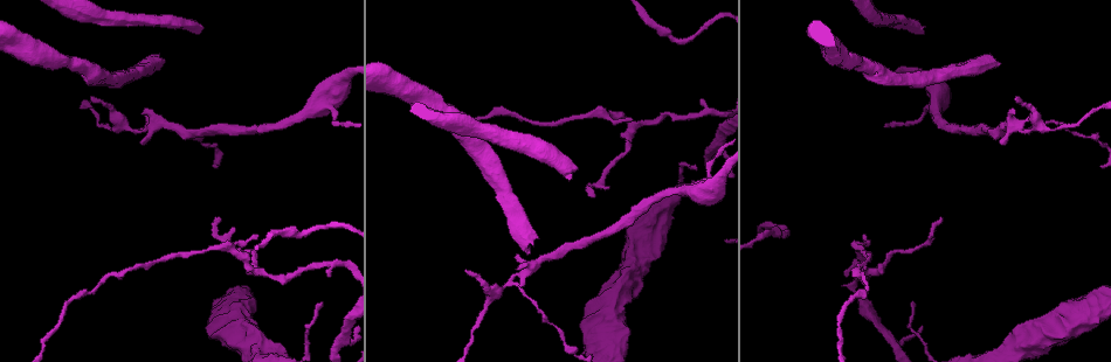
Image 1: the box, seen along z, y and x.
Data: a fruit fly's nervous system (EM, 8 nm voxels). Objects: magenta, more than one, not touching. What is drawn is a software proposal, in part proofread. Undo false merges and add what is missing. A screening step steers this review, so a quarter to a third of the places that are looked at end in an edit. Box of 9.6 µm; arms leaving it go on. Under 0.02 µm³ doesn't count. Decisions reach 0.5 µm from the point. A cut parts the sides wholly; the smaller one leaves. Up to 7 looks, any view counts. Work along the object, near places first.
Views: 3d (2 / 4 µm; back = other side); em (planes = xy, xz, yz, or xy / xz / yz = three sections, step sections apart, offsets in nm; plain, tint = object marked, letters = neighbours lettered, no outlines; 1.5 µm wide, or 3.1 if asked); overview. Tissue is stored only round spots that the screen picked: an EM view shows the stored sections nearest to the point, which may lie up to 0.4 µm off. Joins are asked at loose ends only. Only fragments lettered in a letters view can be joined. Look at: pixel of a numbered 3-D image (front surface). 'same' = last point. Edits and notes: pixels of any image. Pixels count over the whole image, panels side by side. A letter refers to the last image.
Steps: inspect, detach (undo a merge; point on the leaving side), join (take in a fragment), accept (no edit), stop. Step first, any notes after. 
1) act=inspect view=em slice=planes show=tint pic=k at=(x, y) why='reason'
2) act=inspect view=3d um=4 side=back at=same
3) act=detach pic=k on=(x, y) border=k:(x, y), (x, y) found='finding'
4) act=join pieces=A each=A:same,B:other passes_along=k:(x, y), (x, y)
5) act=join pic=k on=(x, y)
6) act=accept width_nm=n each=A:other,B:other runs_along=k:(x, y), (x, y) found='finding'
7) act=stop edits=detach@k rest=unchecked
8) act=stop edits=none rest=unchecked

act=inspect view=3d um=4 pic=1 at=(517, 253) why='branch stops here'

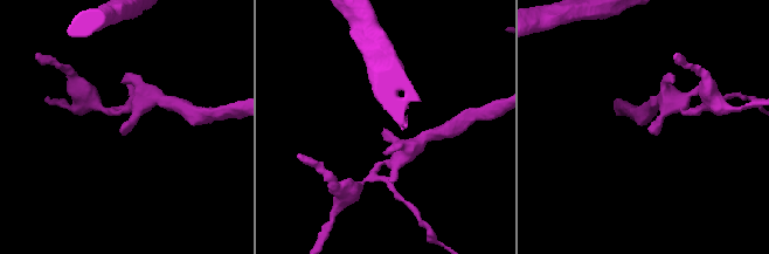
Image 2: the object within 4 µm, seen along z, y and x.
act=inspect view=em slice=planes show=letters pic=2 at=(650, 129) why='need the tissue'

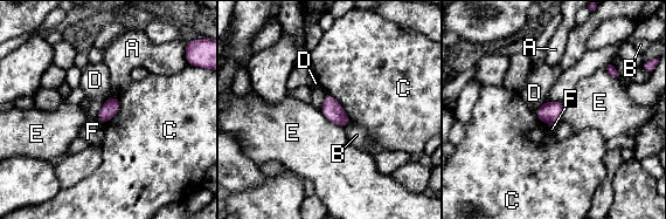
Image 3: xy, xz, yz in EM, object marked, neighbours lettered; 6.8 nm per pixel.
act=accept longest_contact=C:280nm each=A:other,B:other,C:other,D:other,E:other,F:other border=3:(326, 93), (341, 105), (352, 122) found='no lettered fragment goes on from it'

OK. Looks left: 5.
act=inspect view=em slice=planes show=plain pic=1 at=(571, 178) why='branch stops here'

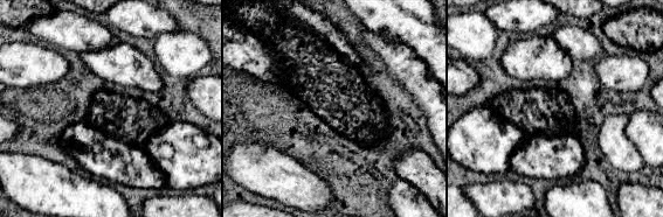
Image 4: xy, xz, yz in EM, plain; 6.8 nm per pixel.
act=inspect view=em slice=planes show=letters at=same

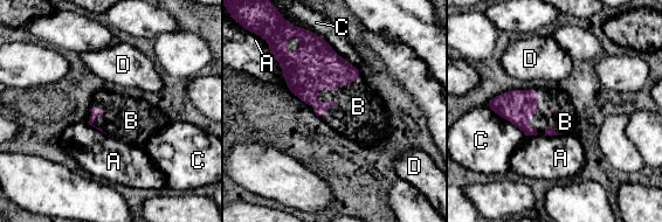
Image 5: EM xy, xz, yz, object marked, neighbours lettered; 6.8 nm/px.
act=join pic=5 on=(345, 117) each=A:other,B:same,C:other,D:other passes_along=5:(316, 66), (315, 97), (345, 117) found='it goes on there'

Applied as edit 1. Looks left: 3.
act=inspect view=3d um=2 pic=1 at=(256, 238) why='thin end'

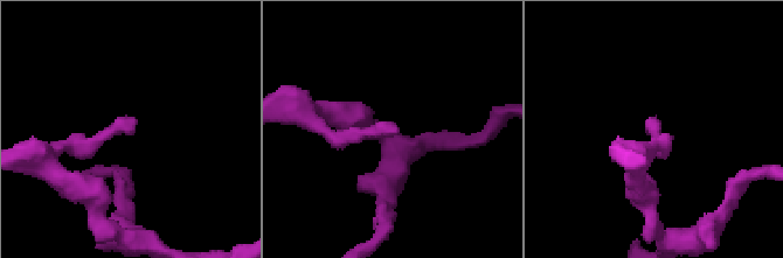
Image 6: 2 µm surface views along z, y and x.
act=inspect view=em slice=xz step=8 show=tint pic=6 at=(657, 122)

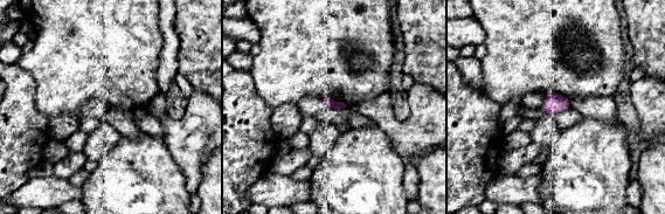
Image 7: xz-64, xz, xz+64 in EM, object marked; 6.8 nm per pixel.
act=inspect view=em slice=planes show=letters at=same

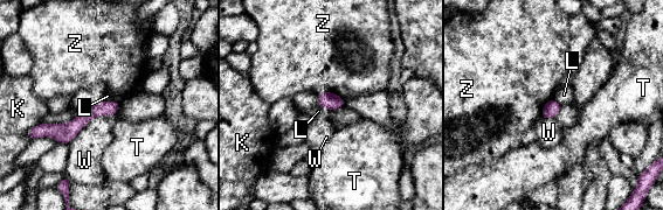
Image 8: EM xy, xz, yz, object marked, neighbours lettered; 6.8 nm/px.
act=accept width_nm=110 each=K:other,L:other,T:other,W:other,Z:other runs_along=8:(116, 105), (70, 130), (41, 130) found='none of them fits'

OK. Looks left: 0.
act=stop edits=join@5 rest=unchecked

